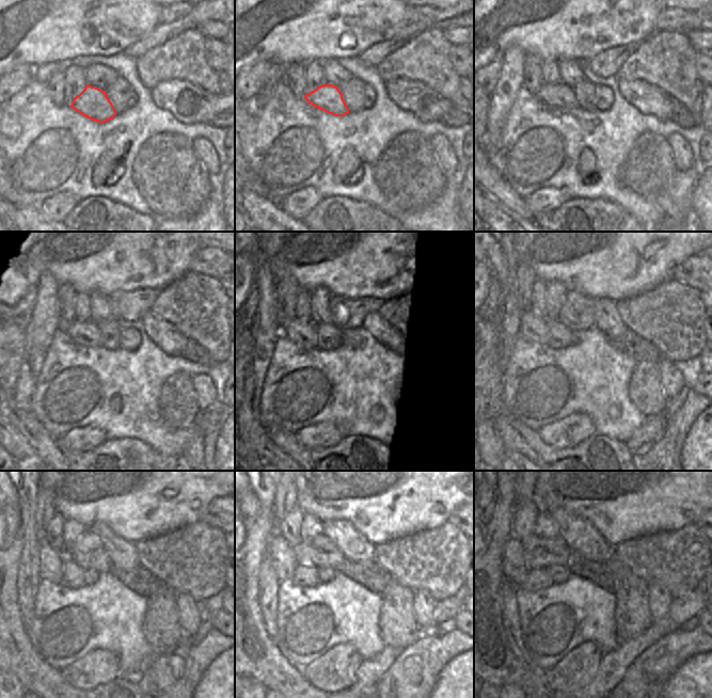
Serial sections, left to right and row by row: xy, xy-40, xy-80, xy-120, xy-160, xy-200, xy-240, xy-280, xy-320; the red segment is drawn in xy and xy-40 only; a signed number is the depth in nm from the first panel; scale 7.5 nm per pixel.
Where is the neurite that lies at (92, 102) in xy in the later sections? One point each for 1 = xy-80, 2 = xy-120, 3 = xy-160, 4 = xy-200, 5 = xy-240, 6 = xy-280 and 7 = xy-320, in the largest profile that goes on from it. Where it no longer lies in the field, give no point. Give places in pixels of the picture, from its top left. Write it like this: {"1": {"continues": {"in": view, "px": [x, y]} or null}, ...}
{"1": {"continues": {"in": "xy-80", "px": [559, 95]}}, "2": {"continues": {"in": "xy-120", "px": [83, 333]}}, "3": {"continues": {"in": "xy-160", "px": [303, 333]}}, "4": {"continues": {"in": "xy-200", "px": [534, 327]}}, "5": {"continues": {"in": "xy-240", "px": [51, 561]}}, "6": {"continues": {"in": "xy-280", "px": [283, 558]}}, "7": {"continues": {"in": "xy-320", "px": [515, 569]}}}

